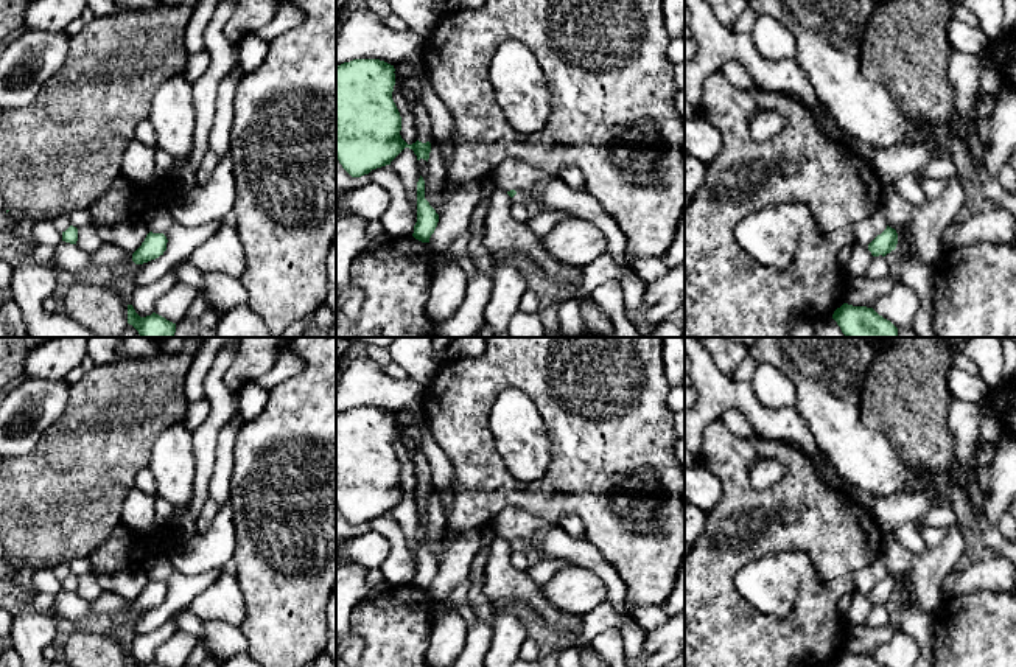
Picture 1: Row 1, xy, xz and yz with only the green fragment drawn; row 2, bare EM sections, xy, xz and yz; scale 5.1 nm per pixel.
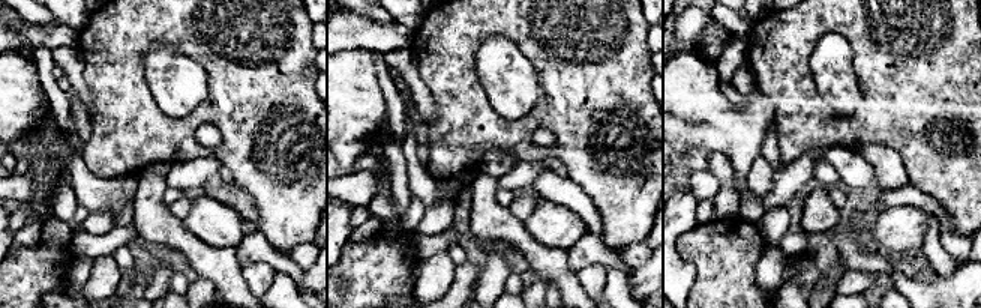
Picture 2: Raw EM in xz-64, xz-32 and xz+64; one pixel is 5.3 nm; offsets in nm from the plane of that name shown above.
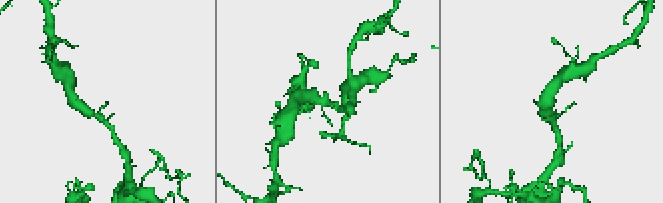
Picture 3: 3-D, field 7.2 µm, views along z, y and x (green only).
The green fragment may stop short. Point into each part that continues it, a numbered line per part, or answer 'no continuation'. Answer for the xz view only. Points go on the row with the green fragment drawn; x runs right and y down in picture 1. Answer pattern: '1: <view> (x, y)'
1: xz (522, 196)

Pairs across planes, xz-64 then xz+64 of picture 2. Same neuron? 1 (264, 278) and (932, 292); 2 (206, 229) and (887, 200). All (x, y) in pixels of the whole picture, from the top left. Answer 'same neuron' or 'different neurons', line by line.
1: different neurons
2: different neurons

